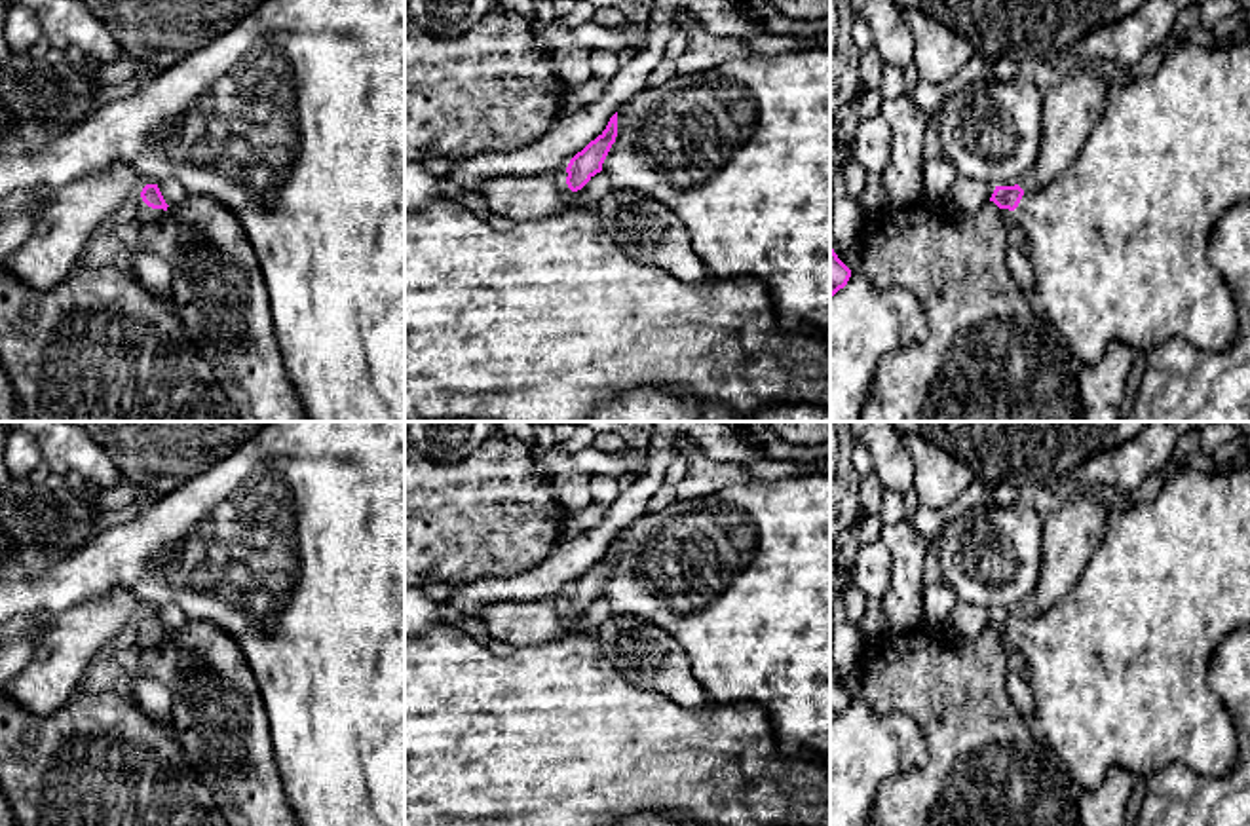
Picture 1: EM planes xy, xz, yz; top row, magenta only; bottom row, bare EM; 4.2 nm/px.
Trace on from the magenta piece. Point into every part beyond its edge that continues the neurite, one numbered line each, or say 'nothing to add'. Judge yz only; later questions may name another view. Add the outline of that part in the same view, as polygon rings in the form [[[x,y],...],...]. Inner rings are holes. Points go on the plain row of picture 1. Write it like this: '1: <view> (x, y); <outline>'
1: yz (1119, 667); [[[1250,460],[1241,471],[1222,473],[1180,465],[1151,501],[1109,511],[1104,539],[1075,587],[1049,611],[1024,617],[1013,636],[1016,659],[1030,665],[1037,739],[1087,790],[1098,788],[1111,767],[1144,779],[1168,765],[1227,775],[1239,758],[1237,731],[1208,684],[1208,668],[1218,644],[1244,627],[1250,627]]]

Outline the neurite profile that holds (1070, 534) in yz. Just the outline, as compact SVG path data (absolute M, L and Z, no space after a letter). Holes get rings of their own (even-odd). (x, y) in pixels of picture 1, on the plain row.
M1077 494L1058 511L1043 516L1039 581L1020 608L1024 617L1049 611L1075 587L1090 554L1104 539L1109 511L1094 496Z

